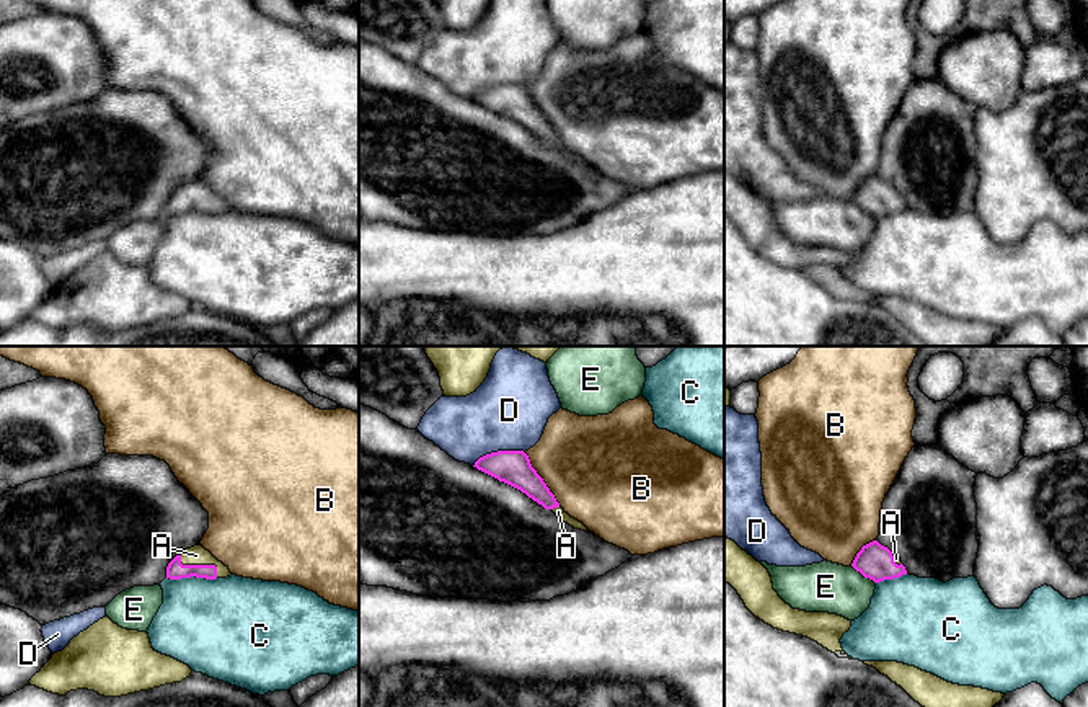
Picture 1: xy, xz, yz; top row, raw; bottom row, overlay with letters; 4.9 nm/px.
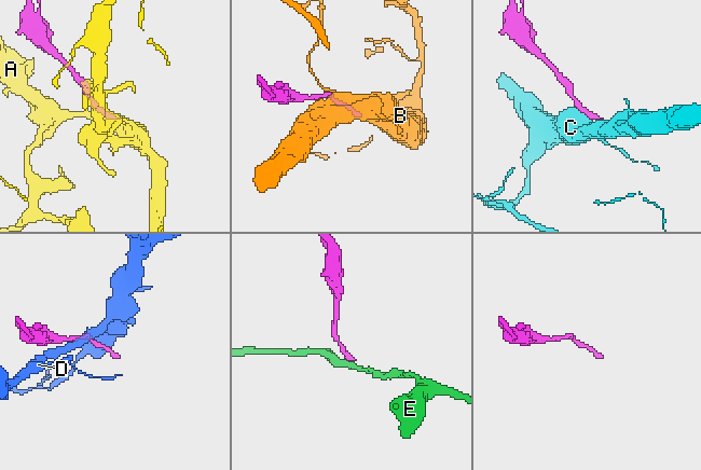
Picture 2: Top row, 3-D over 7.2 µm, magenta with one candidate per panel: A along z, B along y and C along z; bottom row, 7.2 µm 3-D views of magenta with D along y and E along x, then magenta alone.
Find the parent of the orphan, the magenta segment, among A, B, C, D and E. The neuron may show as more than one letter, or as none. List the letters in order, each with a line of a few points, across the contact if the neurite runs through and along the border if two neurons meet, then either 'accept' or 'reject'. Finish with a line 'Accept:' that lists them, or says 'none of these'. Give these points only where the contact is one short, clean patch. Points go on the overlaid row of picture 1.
A: accept
B: reject
C: line xy (167, 577), (216, 578); reject
D: reject
E: line yz (852, 565), (875, 583); reject
Accept: A

